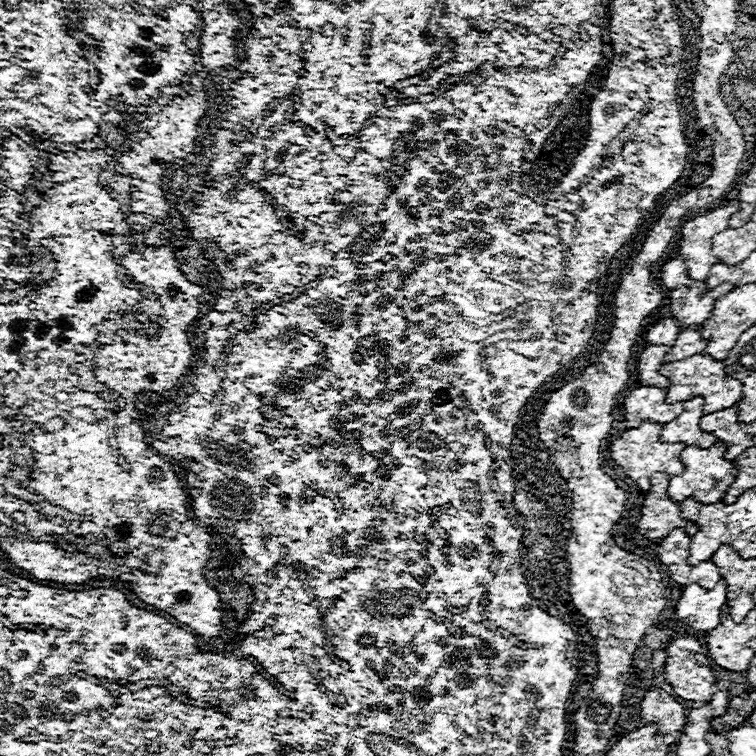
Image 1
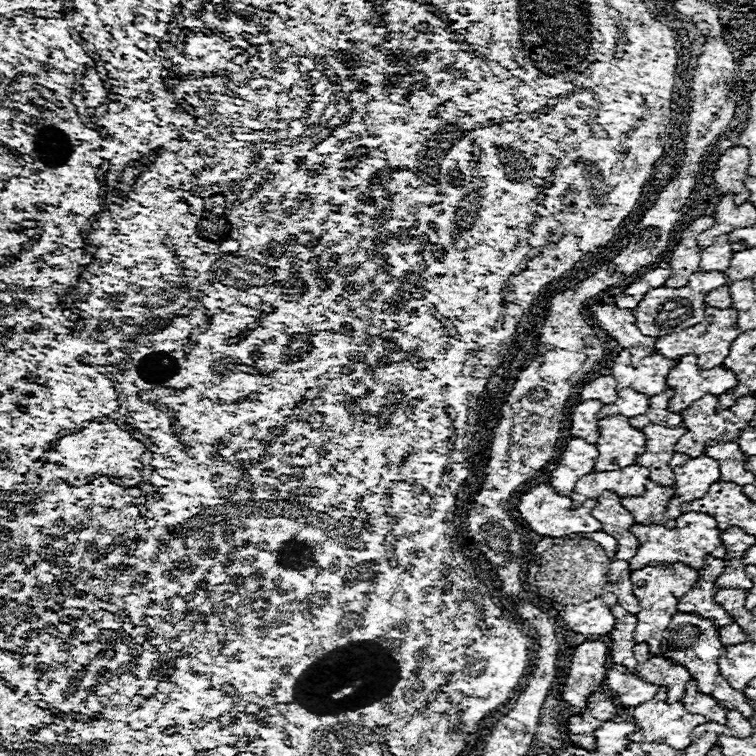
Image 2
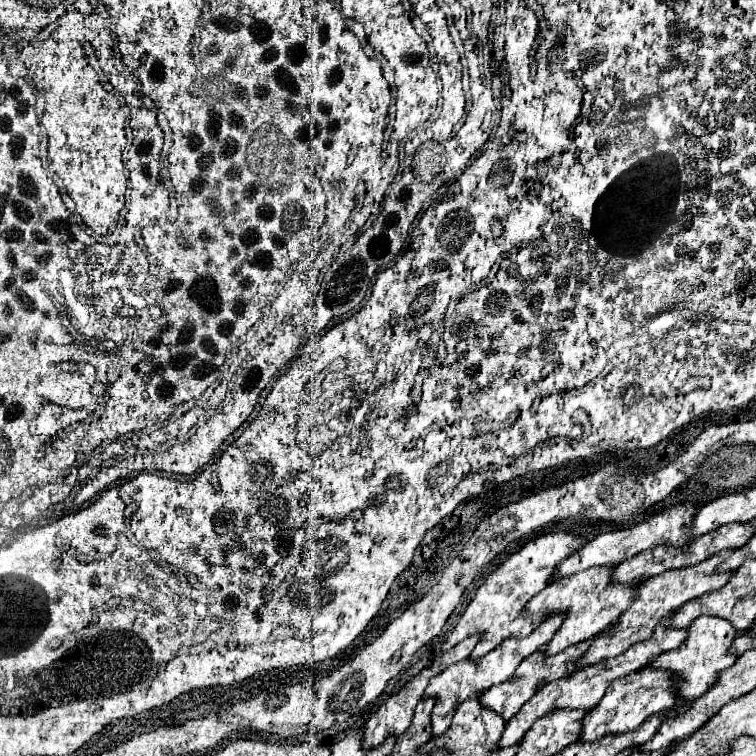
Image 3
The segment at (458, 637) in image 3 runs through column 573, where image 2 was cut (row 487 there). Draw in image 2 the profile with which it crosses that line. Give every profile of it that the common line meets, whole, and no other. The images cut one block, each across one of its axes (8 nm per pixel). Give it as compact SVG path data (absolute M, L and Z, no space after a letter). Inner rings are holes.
M538 484L534 486L530 492L526 492L520 498L518 510L522 514L522 518L528 522L528 526L542 536L550 536L550 538L560 538L560 536L568 536L568 534L580 534L580 532L598 532L602 530L600 522L596 518L592 518L592 510L594 506L598 506L598 500L592 502L584 502L584 506L572 510L572 500L568 496L556 494L556 490L550 484Z

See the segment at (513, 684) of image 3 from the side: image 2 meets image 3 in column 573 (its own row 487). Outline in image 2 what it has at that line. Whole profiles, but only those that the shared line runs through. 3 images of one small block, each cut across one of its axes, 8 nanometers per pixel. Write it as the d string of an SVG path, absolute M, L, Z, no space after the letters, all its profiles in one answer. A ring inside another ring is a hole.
M648 480L644 496L628 496L622 498L622 506L632 512L638 524L662 524L666 528L674 528L676 522L666 516L668 502L676 496L672 486L658 486L656 482Z

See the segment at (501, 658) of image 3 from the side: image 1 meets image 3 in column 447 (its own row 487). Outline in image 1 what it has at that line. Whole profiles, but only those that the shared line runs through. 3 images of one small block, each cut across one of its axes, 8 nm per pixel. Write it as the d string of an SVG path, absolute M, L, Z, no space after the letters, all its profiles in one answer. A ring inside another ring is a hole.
M718 442L716 446L710 448L698 448L698 446L688 446L682 454L682 462L686 466L684 474L678 474L670 480L670 498L682 502L688 496L694 496L698 502L718 502L724 498L726 490L738 476L738 466L734 460L726 460L726 442Z

